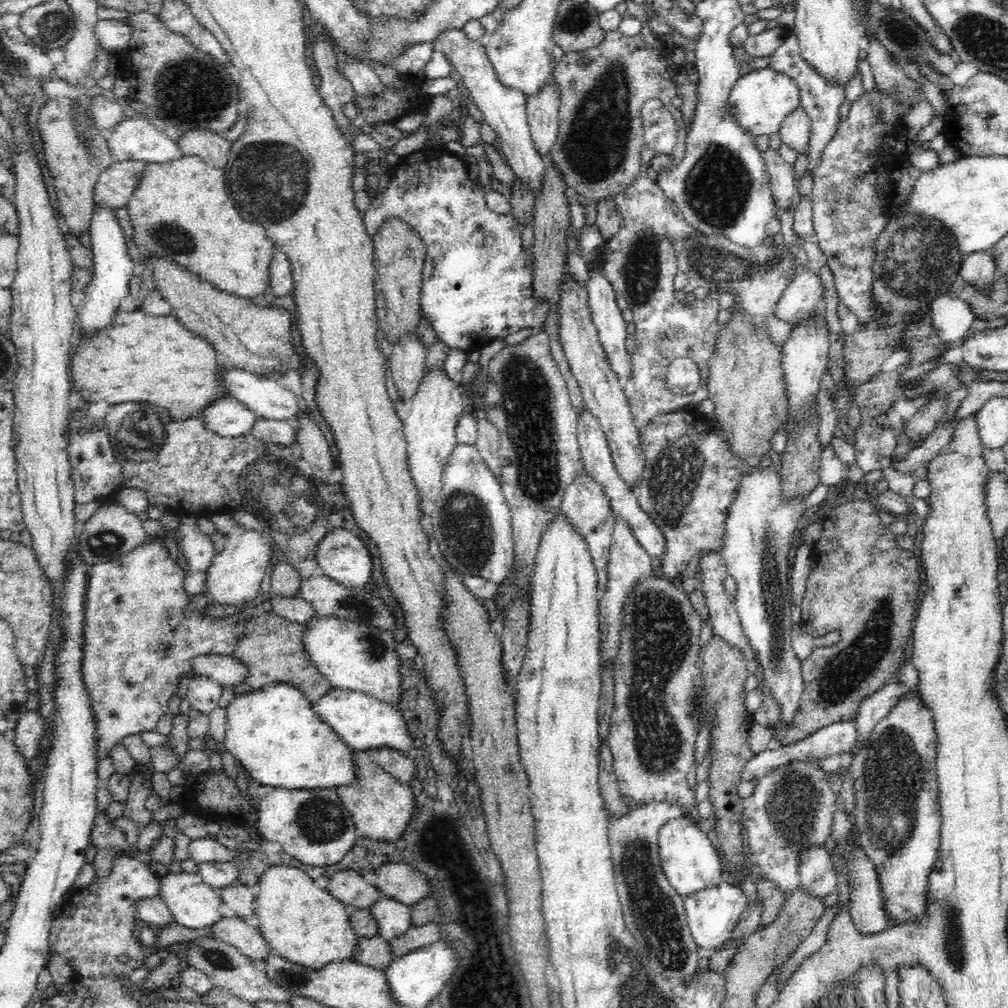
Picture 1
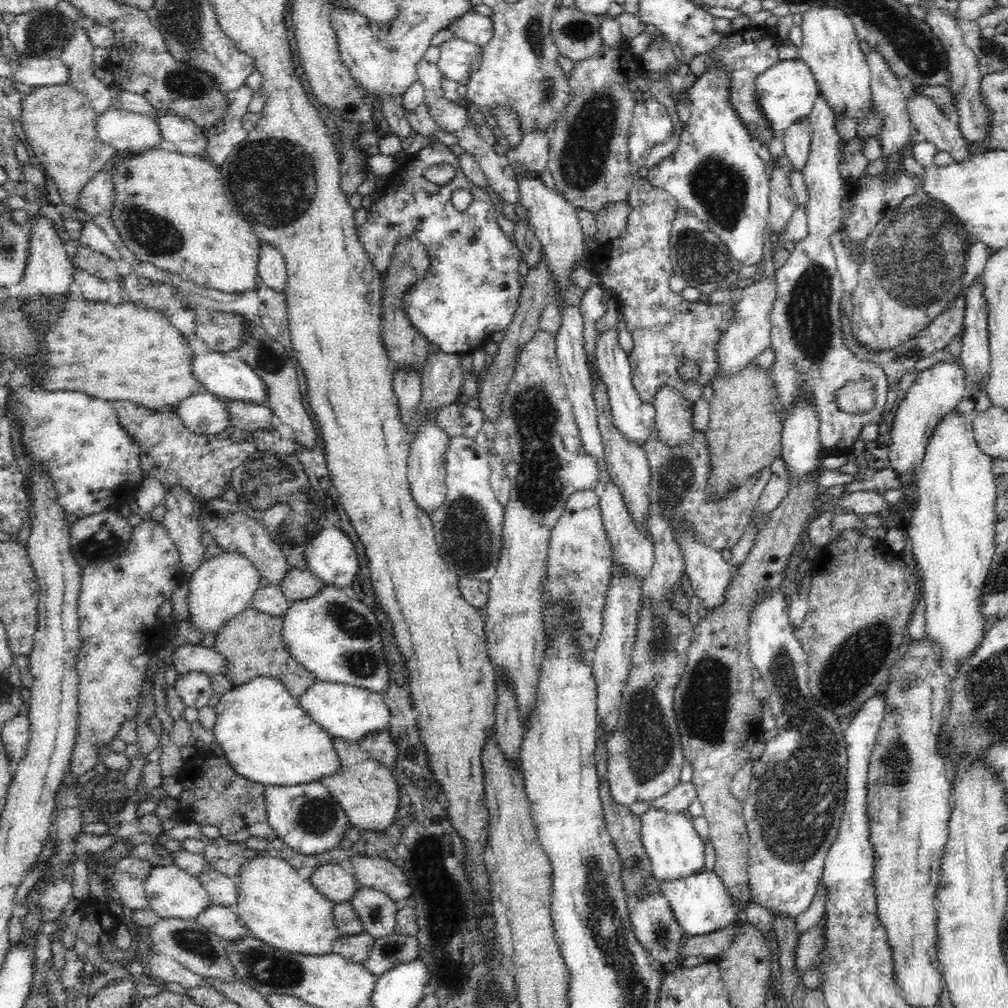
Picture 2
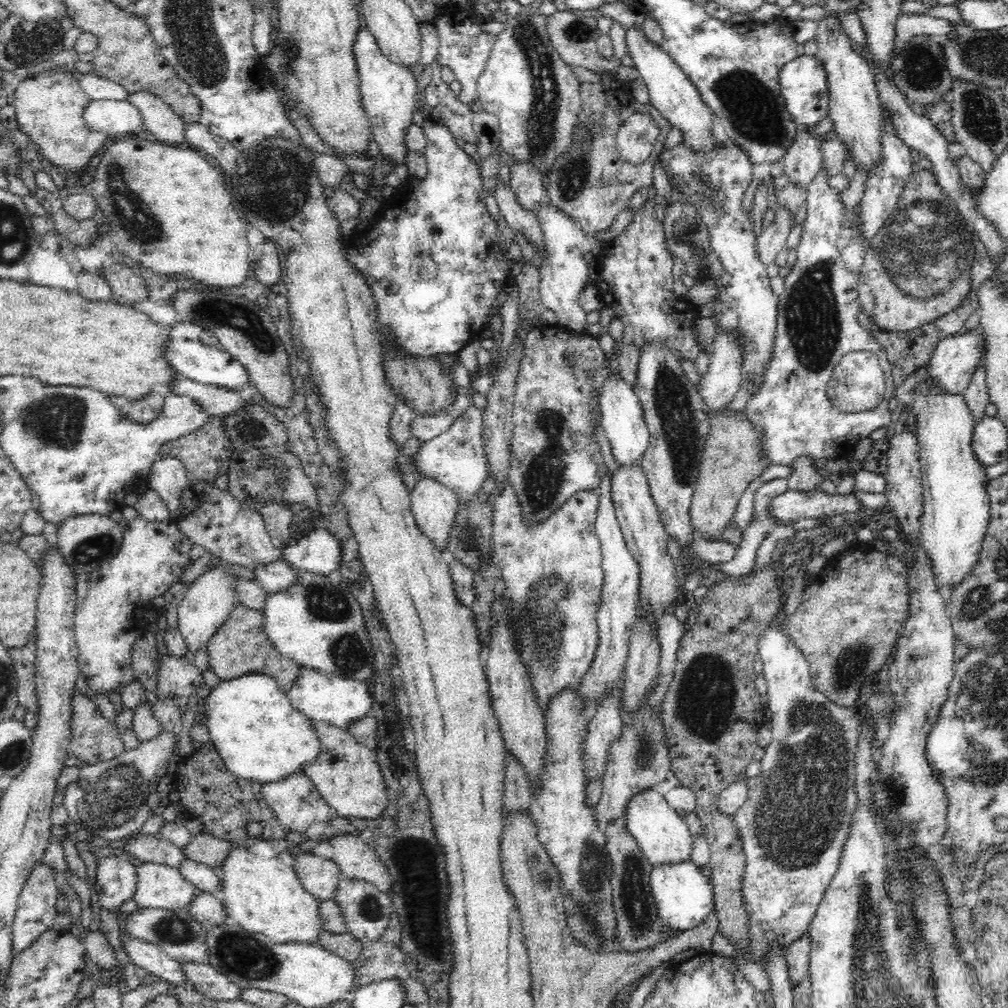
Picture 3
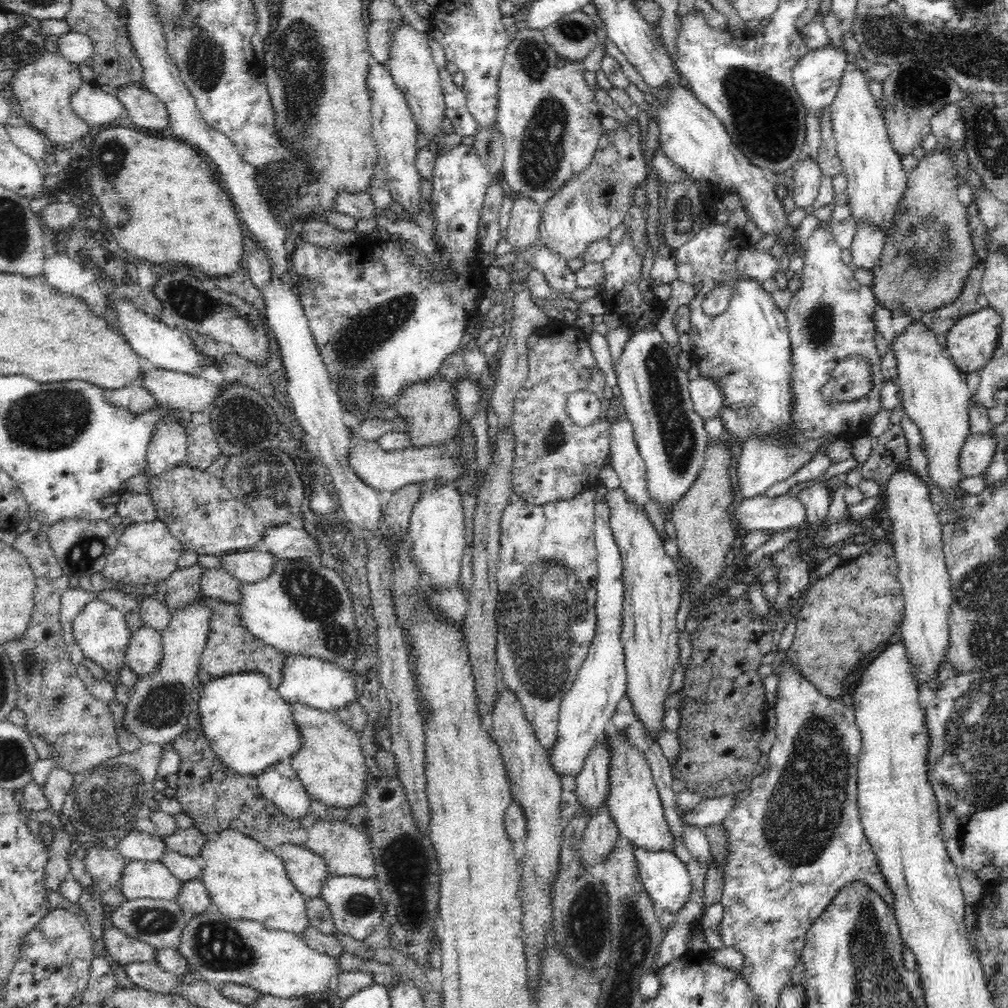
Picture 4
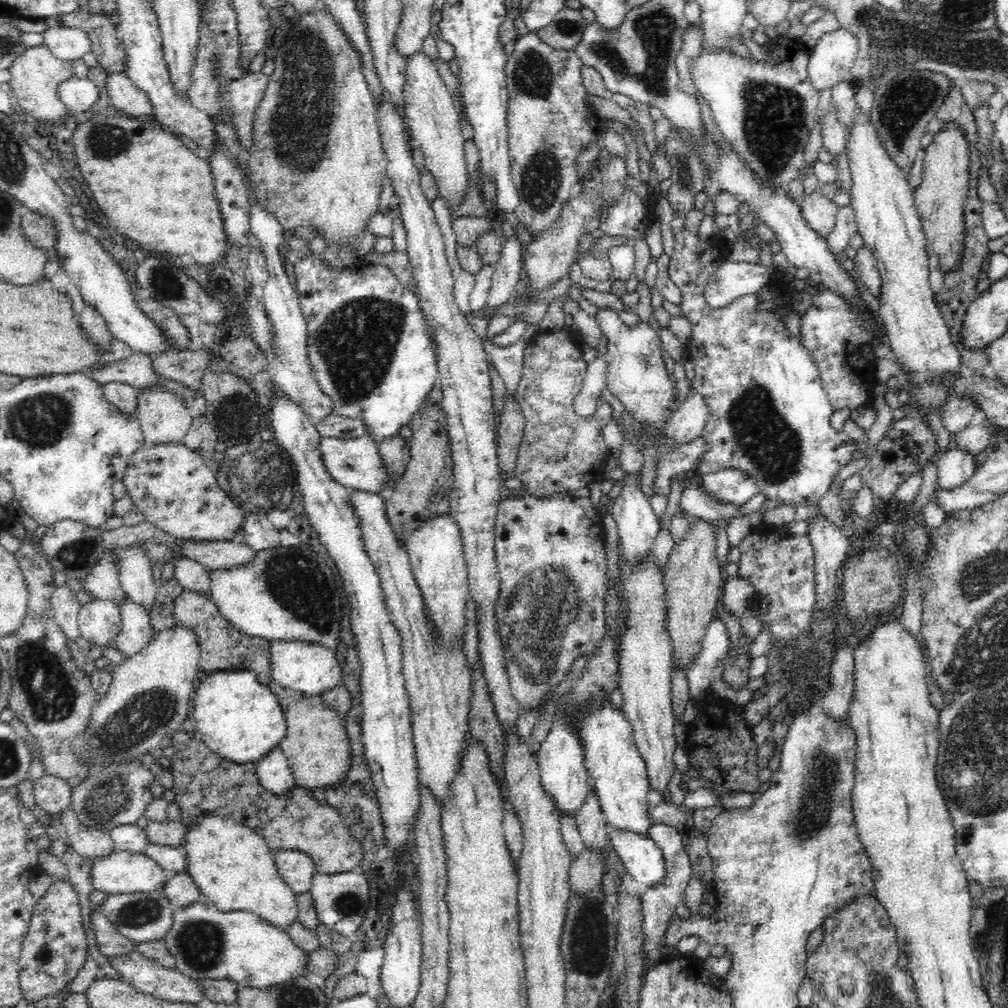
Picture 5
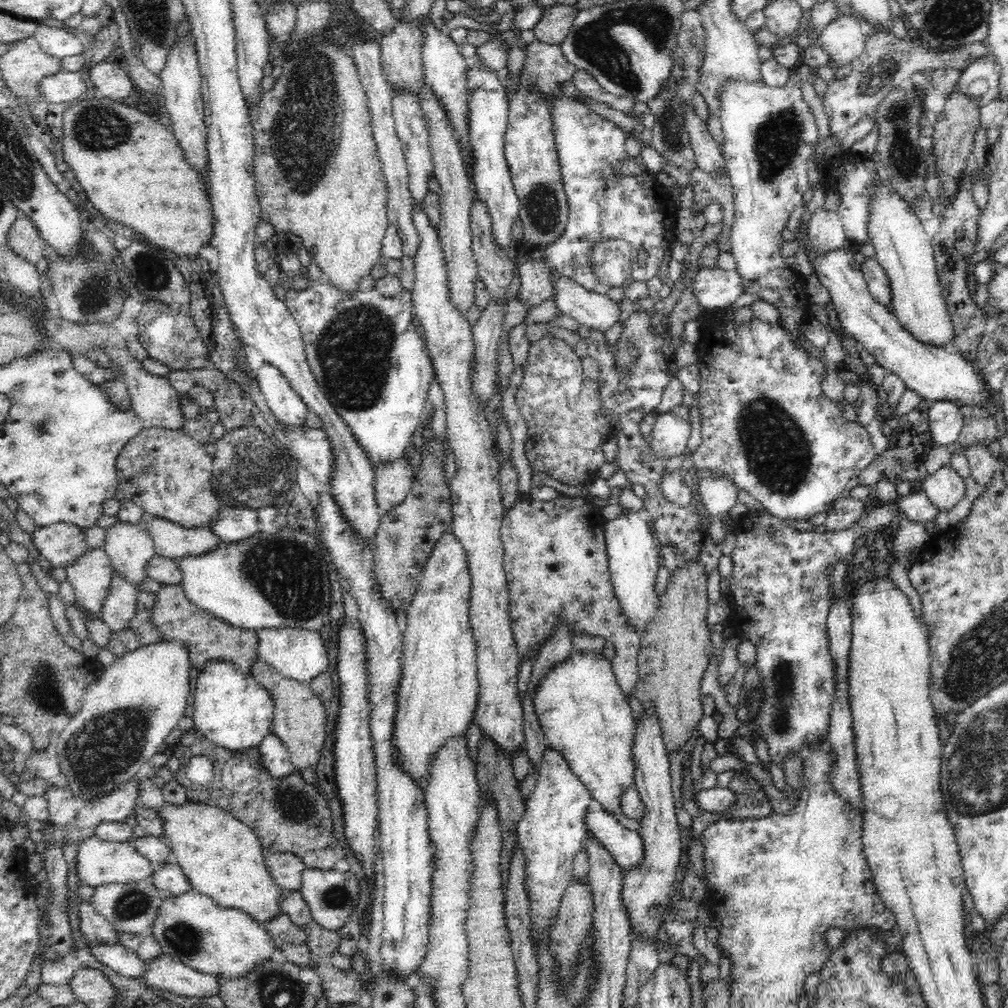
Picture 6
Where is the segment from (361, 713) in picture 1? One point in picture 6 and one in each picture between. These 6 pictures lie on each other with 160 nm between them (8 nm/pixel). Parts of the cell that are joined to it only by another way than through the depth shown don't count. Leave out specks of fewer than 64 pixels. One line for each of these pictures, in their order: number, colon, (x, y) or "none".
2: (350, 713)
3: (334, 699)
4: (322, 685)
5: (309, 668)
6: (296, 653)

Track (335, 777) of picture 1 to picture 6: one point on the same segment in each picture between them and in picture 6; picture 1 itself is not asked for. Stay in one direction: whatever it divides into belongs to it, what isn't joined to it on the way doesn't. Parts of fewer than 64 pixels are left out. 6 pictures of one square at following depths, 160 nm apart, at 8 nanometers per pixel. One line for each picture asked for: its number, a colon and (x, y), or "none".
2: (267, 737)
3: (259, 735)
4: (249, 726)
5: (238, 717)
6: (230, 708)

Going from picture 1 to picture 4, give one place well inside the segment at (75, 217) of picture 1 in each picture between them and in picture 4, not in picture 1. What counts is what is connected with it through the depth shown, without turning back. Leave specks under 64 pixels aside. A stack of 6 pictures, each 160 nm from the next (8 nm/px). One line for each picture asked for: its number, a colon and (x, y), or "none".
2: (60, 125)
3: (49, 106)
4: (44, 88)

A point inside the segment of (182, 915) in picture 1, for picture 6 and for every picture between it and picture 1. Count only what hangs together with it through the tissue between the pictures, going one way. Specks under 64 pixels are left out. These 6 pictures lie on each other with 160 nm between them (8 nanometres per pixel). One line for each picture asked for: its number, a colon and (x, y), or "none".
2: (172, 892)
3: (159, 886)
4: (150, 879)
5: (119, 871)
6: (98, 862)

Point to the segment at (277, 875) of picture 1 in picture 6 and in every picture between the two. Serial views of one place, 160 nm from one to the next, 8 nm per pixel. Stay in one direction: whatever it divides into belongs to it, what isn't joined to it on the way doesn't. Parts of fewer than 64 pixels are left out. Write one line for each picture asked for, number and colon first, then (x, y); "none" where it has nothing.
2: (277, 906)
3: (263, 895)
4: (246, 880)
5: (232, 865)
6: (223, 858)

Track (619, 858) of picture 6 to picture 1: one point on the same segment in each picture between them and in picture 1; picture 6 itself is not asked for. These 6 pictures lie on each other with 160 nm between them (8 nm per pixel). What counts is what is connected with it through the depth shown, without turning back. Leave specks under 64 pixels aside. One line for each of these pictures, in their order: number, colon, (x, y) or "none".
1: (712, 915)
2: (700, 904)
3: (683, 895)
4: (665, 877)
5: (645, 864)

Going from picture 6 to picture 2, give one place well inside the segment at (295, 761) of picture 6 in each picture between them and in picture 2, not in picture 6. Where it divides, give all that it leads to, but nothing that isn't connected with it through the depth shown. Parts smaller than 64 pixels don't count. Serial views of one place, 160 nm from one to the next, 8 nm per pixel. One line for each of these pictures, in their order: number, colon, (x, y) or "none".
2: (366, 790)
3: (346, 774)
4: (331, 765)
5: (317, 747)

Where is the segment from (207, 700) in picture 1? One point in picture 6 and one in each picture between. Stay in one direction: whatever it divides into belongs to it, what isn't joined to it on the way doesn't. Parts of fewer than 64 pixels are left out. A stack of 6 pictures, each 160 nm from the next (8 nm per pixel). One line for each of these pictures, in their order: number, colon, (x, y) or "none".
2: (194, 689)
3: (177, 676)
4: (143, 653)
5: (135, 632)
6: (119, 606)

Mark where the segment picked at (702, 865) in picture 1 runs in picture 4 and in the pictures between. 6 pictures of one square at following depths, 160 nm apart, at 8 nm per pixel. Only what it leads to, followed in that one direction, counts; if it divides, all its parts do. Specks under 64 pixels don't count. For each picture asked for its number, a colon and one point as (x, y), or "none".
2: (676, 852)
3: (662, 834)
4: (635, 805)

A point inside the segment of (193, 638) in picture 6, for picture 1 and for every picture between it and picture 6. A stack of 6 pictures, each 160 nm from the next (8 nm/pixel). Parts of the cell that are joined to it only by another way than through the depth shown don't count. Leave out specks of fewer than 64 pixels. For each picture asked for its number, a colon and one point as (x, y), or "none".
1: (274, 650)
2: (252, 643)
3: (240, 646)
4: (231, 648)
5: (222, 647)

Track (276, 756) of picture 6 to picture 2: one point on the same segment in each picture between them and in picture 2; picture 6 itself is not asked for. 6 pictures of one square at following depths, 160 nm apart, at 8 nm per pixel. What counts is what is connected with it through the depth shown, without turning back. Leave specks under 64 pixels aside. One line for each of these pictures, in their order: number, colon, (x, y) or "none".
2: (309, 820)
3: (297, 804)
4: (279, 784)
5: (275, 774)

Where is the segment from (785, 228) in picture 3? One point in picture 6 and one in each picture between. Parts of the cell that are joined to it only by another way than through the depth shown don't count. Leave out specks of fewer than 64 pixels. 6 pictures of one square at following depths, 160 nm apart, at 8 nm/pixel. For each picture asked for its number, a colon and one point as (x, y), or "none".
4: (758, 265)
5: (732, 280)
6: (714, 288)

